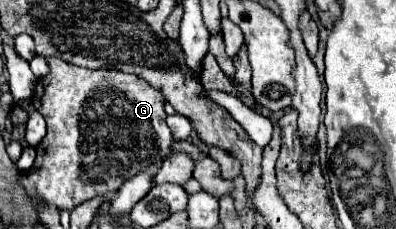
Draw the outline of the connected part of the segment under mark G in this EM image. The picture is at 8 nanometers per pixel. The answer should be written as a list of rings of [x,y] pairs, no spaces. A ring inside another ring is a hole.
[[[46,57],[46,63],[50,71],[44,79],[36,83],[32,103],[36,111],[44,115],[48,133],[36,147],[38,155],[32,169],[18,173],[20,185],[26,191],[34,209],[38,201],[44,201],[46,205],[54,205],[60,213],[72,211],[76,205],[92,199],[94,195],[116,193],[126,179],[134,177],[138,171],[144,171],[152,161],[160,161],[176,151],[188,151],[190,155],[198,153],[198,149],[188,143],[172,141],[170,129],[166,125],[164,97],[158,89],[150,87],[150,83],[146,83],[142,77],[128,75],[116,69],[92,71],[70,65],[58,57]]]

